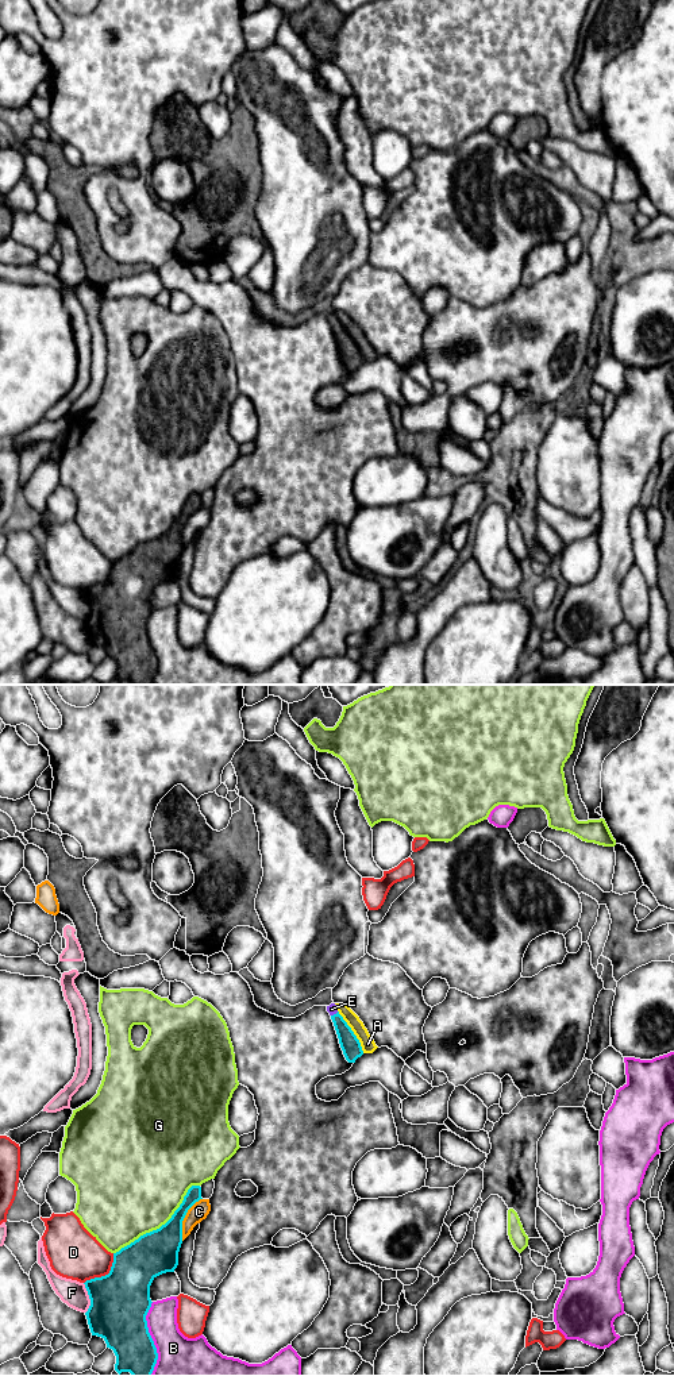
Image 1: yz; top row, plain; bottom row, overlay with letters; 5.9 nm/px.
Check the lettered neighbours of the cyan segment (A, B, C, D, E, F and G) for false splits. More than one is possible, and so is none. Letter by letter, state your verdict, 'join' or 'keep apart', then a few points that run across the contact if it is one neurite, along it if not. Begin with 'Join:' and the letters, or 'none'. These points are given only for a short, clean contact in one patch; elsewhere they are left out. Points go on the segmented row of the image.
Join: E
A: keep apart
B: keep apart
C: keep apart
D: keep apart
E: join; line yz (351, 1048), (334, 1014), (331, 1009)
F: keep apart
G: keep apart

